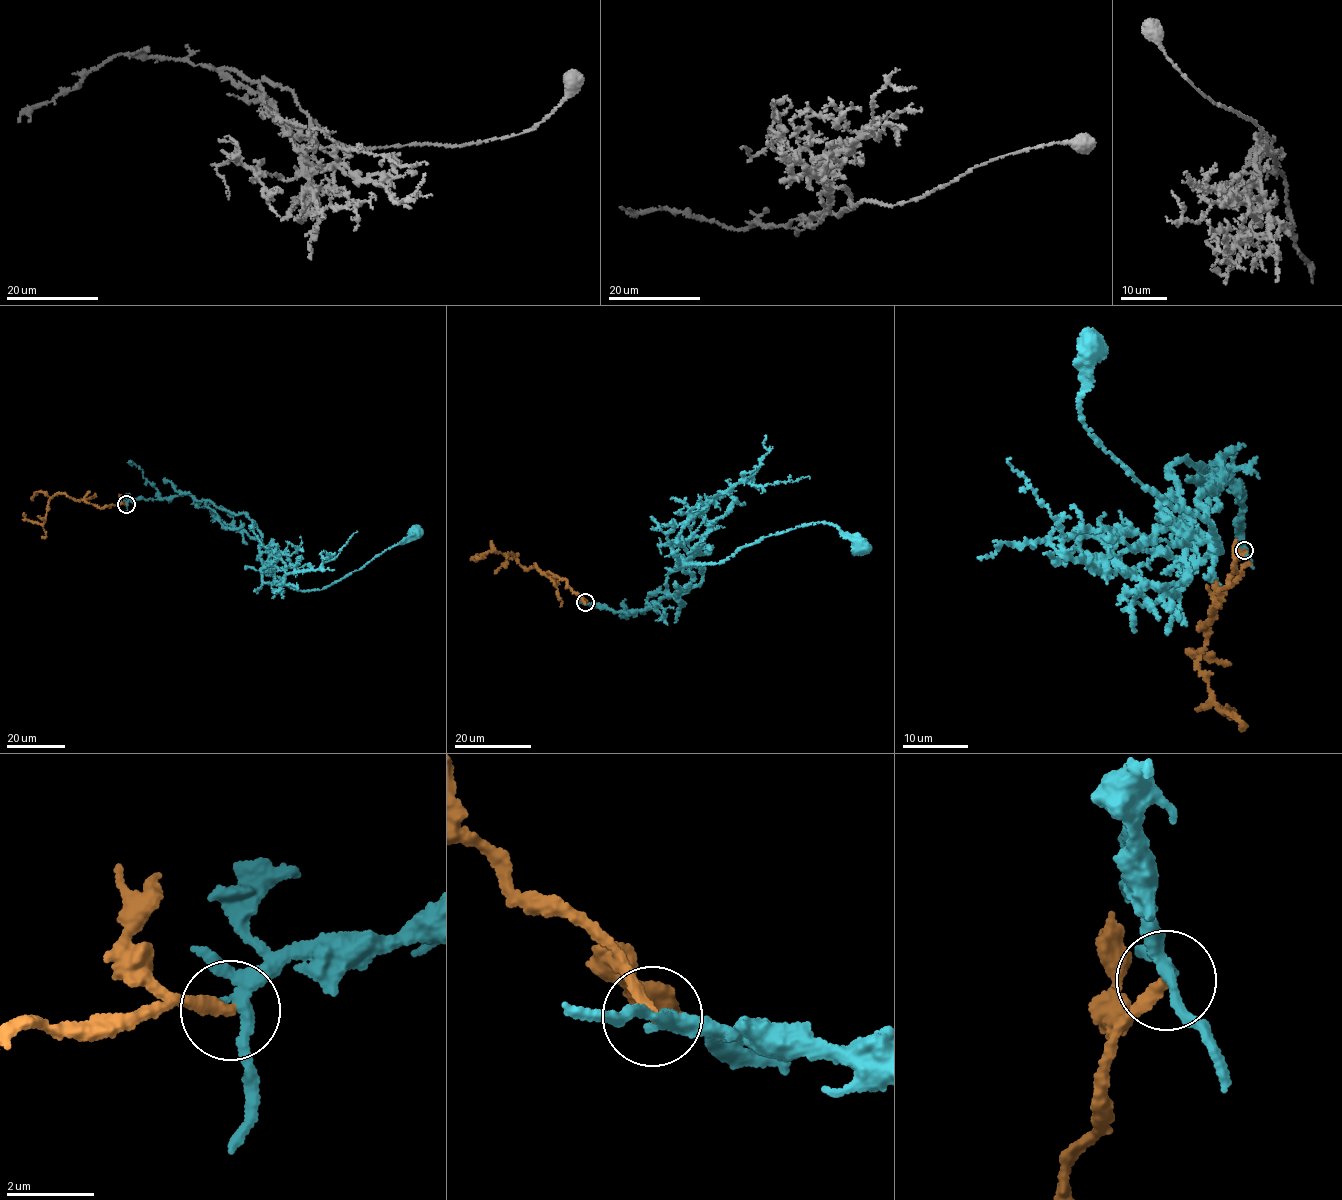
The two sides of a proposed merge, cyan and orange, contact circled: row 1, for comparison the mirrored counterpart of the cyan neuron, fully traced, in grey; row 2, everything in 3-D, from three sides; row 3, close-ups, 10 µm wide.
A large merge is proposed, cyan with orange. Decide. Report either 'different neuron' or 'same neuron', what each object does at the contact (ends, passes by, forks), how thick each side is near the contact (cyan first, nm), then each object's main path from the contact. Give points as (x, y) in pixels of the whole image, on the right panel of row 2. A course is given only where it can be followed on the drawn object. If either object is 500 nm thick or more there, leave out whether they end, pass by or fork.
different neuron; cyan forks there; orange ends there; 240 nm thick on the cyan side, 280 nm on the other; cyan runs (1243, 550), (1216, 467), (1198, 504), (1212, 550), (1203, 517), (1090, 435), (1091, 348); orange runs (1244, 551), (1218, 606), (1201, 625), (1208, 629), (1198, 672), (1217, 708), (1233, 711), (1219, 708)

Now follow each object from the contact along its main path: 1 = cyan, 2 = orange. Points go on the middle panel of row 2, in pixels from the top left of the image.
1: (585, 602), (631, 612), (655, 606), (691, 580), (677, 563), (724, 561), (812, 522), (832, 523), (860, 546)
2: (584, 602), (567, 583), (536, 565), (527, 570), (509, 552), (490, 551), (477, 560), (477, 555)

